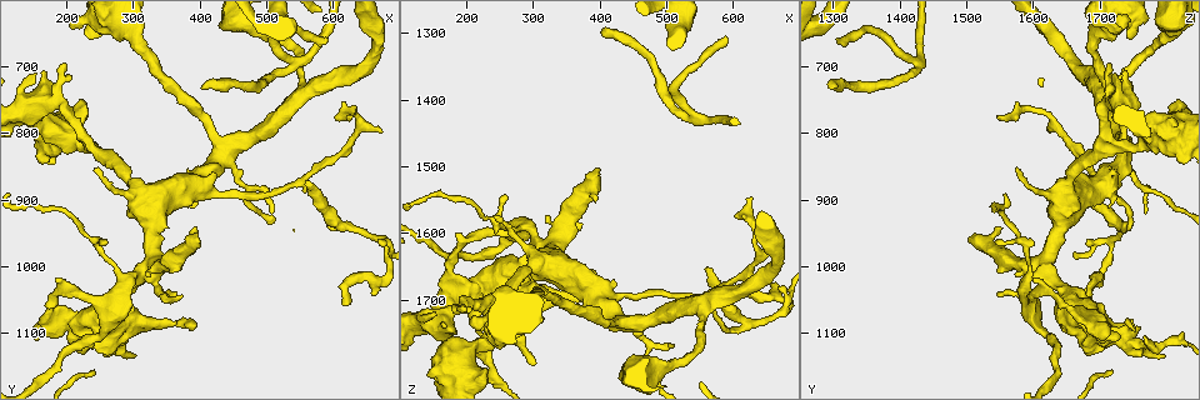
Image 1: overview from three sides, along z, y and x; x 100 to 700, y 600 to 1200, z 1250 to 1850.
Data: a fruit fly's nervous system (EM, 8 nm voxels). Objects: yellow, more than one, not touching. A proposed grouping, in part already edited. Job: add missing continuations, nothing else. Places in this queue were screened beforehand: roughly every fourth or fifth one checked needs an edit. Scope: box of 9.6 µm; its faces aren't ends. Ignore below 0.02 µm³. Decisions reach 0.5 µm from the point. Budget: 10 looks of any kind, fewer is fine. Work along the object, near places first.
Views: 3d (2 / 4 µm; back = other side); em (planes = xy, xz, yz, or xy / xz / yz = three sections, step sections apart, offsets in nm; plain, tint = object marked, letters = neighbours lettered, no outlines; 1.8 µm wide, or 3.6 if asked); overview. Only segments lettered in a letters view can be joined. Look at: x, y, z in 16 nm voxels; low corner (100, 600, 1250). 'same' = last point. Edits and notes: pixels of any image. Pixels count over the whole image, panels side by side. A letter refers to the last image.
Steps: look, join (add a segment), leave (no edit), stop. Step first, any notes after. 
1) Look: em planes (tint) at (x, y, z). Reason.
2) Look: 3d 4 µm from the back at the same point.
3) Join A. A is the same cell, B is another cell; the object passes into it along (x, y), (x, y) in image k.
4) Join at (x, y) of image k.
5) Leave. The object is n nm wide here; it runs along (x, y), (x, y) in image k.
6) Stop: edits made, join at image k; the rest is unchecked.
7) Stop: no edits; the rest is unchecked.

Look: em planes (tint) at (180, 795, 1805). Sharp bend.

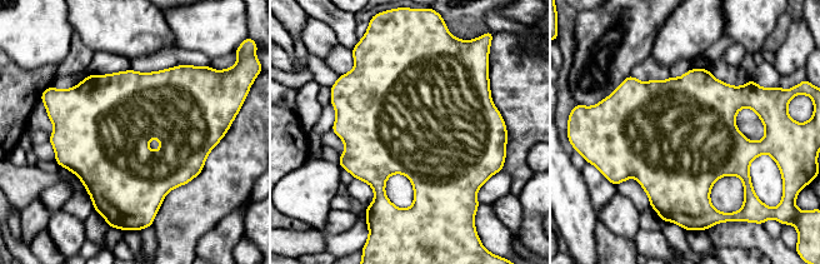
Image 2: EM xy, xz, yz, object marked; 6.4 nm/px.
Look: em planes (letters) at the same point.

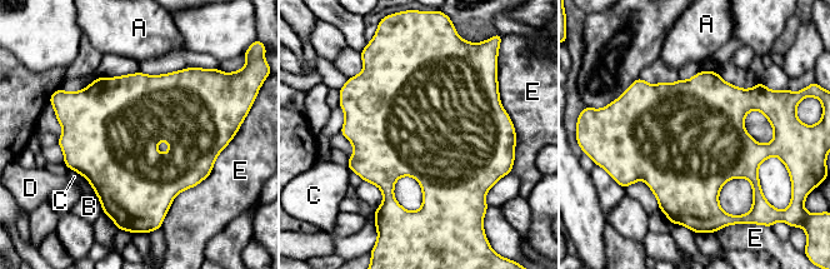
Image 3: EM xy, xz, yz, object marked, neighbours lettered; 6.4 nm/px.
Leave. The longest contact is with E, 600 nm; A, B, C, D and E are other cells; a border runs along (225, 147), (163, 218) in image 3; none of them fits.

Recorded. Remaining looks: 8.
Look: em planes (plain) at (280, 1050, 1650). Side arm on a straight run.

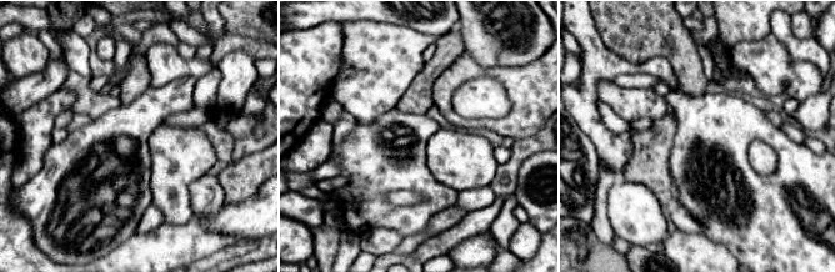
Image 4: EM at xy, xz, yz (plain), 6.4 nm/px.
Look: em planes (letters) at the same point.

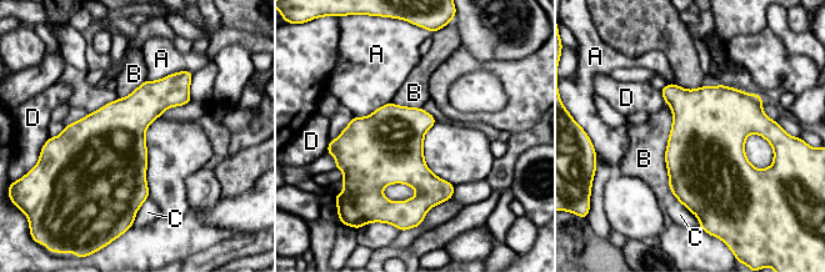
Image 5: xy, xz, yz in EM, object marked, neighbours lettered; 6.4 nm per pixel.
Leave. The object is 420 nm wide here; A, B, C and D are other cells; none of them fits.

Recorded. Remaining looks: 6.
Look: em planes (letters) at (555, 870, 1655). Free end.

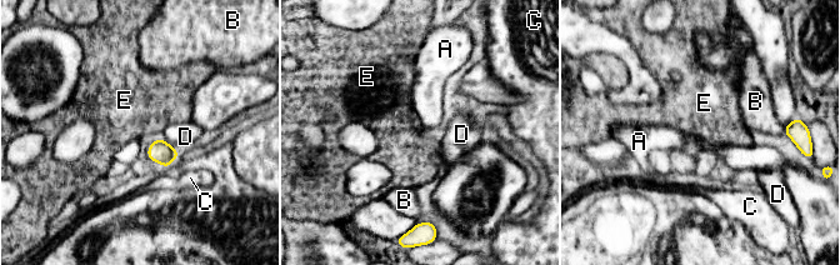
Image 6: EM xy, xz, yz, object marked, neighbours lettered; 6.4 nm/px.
Leave. A, B, C, D and E are other cells; a border runs along (155, 138), (159, 139) in image 6; no lettered segment goes on from it.

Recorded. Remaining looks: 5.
Look: 3d 2 µm at (400, 735, 1295). Branch stops here.

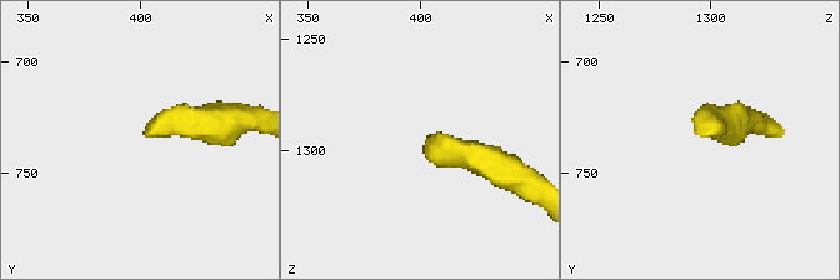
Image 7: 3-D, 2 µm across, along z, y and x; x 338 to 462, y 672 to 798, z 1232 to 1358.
Look: em planes (letters) at (401, 734, 1296).

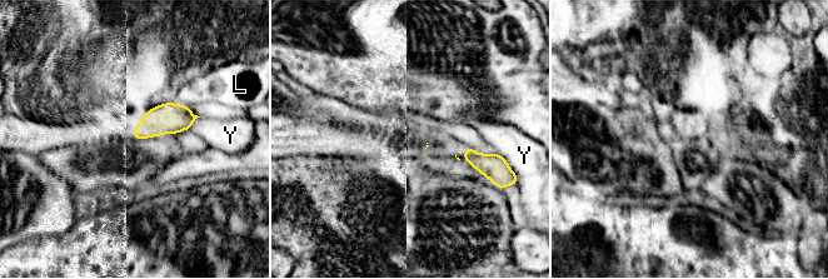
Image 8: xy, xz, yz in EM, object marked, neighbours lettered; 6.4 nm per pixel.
Leave. L and Y are other cells; a border runs along (200, 116), (190, 128) in image 8; none of them fits.

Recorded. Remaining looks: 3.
Stop: no edits; the rest is unchecked.

